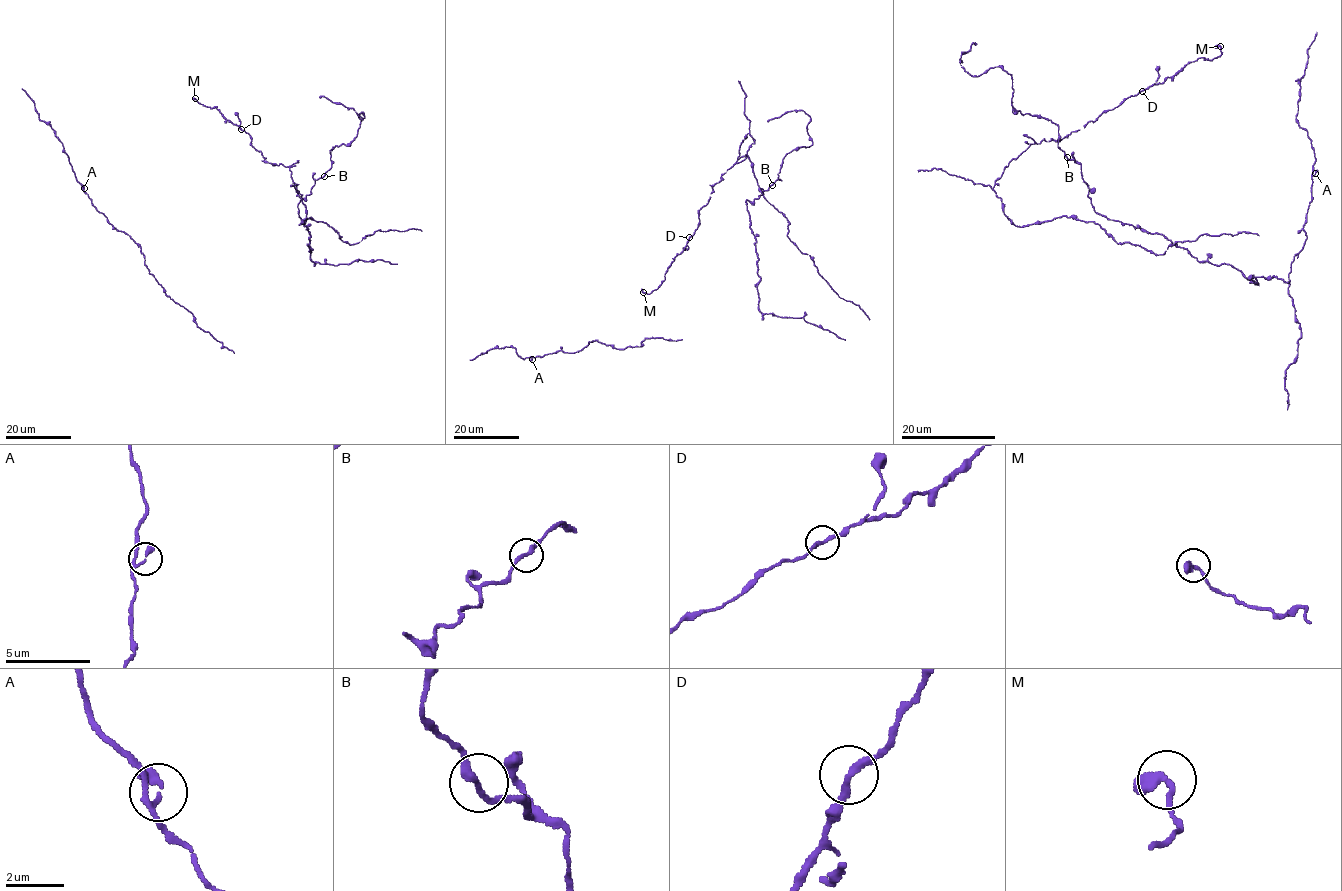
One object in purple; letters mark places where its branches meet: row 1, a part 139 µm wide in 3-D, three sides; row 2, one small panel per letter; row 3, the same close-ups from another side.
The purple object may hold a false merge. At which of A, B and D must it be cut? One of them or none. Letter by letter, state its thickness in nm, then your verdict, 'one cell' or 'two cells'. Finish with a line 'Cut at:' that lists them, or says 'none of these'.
A: 240 nm thick; one cell
B: 220 nm thick; one cell
D: 240 nm thick; one cell
Cut at: none of these

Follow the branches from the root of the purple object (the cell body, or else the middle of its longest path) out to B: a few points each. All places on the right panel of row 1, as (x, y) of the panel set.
B: (1256, 285), (1229, 264), (1198, 261), (1162, 234), (1098, 214), (1081, 165), (1067, 157)

